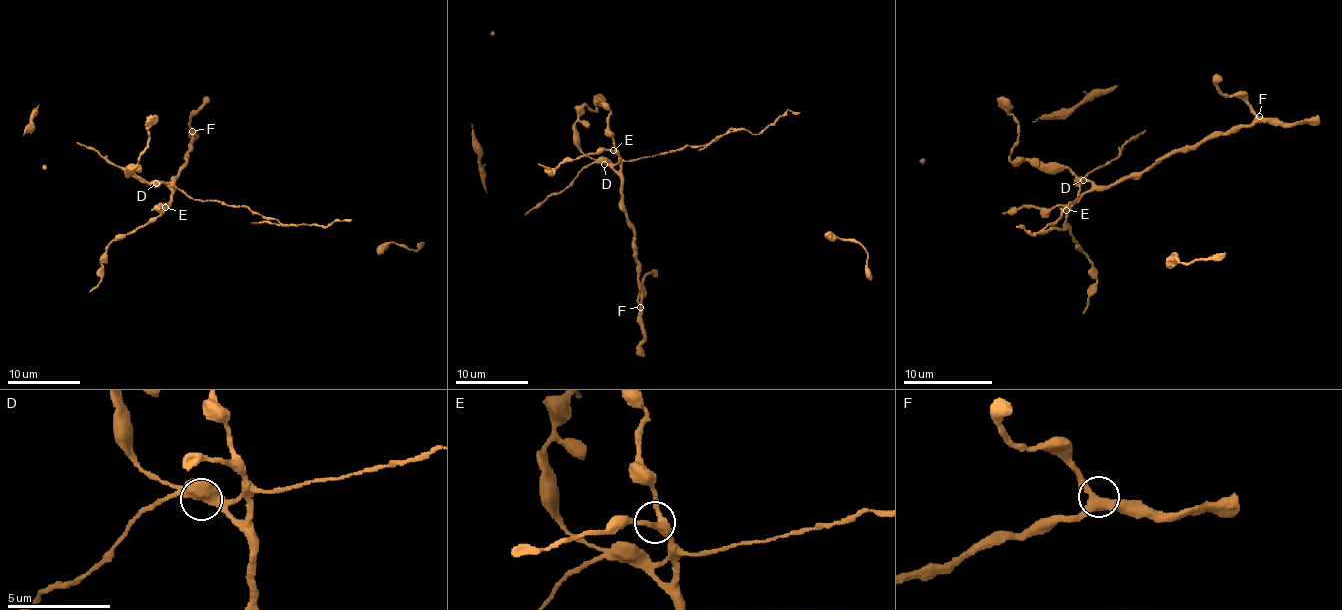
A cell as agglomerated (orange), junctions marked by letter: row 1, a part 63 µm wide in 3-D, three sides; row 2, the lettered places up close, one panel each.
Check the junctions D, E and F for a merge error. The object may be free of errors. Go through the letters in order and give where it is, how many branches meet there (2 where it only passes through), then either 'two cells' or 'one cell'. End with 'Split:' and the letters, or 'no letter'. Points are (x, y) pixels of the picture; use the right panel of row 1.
D: (1083, 180) | 3 | two cells
E: (1066, 210) | 3 | one cell
F: (1259, 116) | 3 | one cell
Split: D

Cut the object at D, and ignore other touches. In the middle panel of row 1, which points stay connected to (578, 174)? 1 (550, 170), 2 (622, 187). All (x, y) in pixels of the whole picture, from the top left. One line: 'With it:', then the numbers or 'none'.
With it: none

